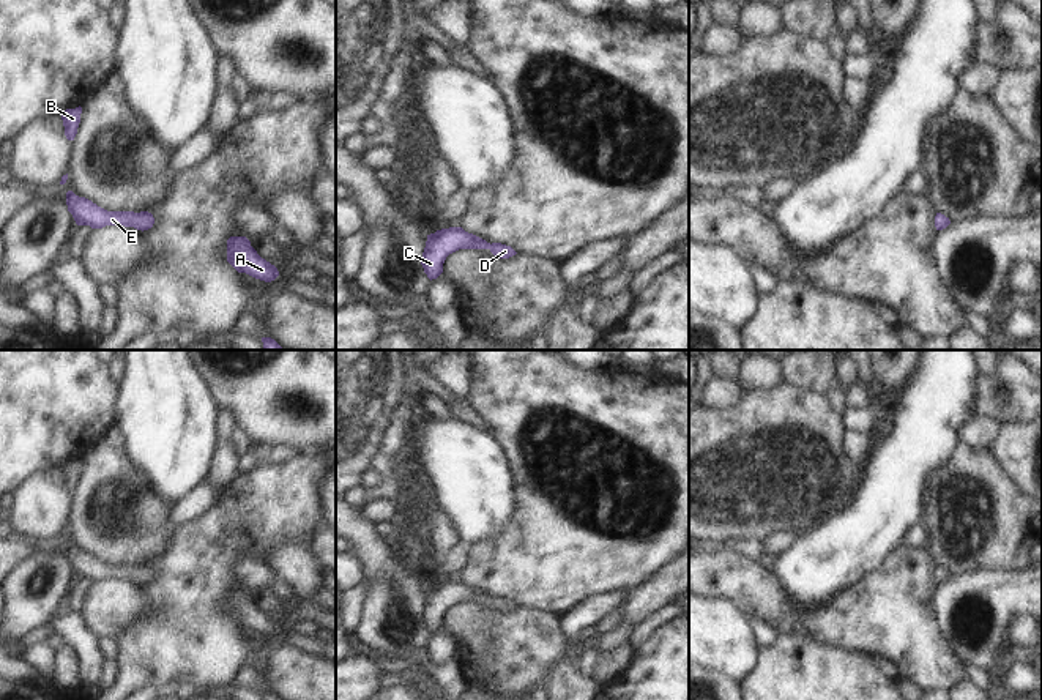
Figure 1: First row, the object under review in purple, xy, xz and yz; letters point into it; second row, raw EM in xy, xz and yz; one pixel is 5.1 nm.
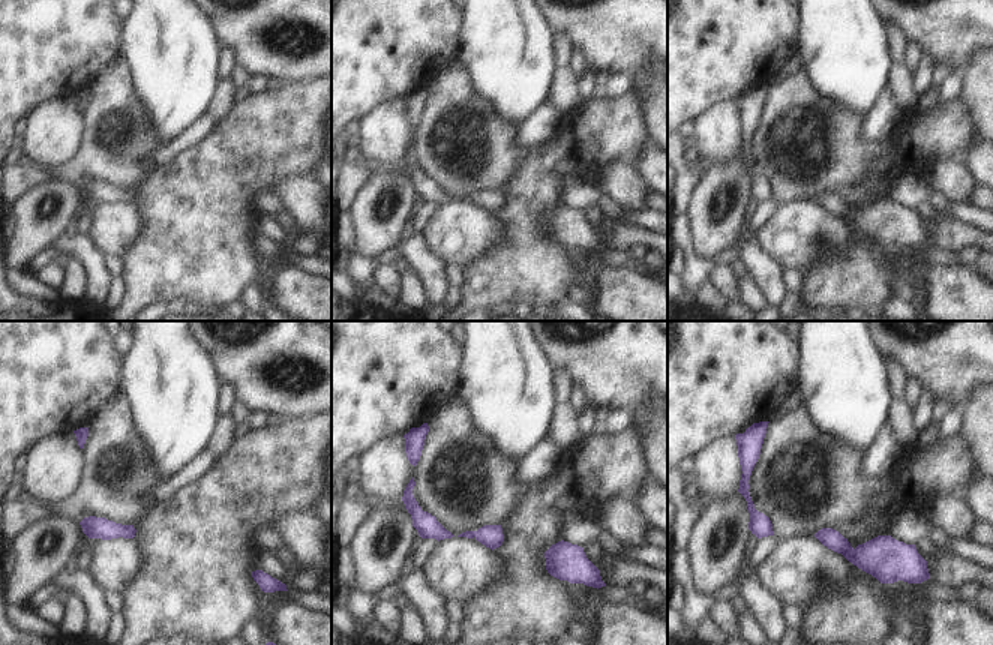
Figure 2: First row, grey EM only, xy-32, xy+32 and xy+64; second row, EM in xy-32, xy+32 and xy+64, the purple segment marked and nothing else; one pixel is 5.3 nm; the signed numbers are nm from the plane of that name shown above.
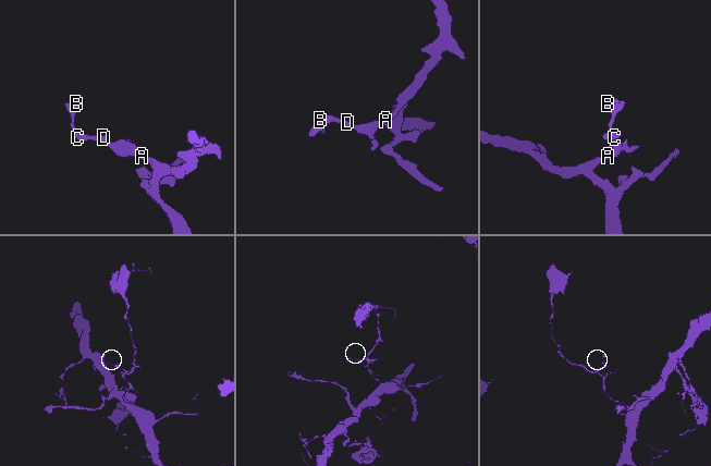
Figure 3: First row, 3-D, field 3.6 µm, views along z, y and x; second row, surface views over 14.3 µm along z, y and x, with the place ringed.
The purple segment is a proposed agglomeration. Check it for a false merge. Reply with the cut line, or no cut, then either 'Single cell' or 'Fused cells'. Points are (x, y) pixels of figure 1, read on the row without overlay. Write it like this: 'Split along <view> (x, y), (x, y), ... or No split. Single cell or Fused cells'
No split. Single cell

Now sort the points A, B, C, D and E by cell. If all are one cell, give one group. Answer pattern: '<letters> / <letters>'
A B C D E

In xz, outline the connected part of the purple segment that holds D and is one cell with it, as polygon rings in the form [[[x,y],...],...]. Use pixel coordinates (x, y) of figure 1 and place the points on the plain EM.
[[[449,580],[427,588],[421,618],[427,631],[437,632],[443,626],[446,610],[459,602],[489,602],[498,612],[509,612],[517,605],[501,596],[487,596],[486,593],[465,585],[462,580]]]

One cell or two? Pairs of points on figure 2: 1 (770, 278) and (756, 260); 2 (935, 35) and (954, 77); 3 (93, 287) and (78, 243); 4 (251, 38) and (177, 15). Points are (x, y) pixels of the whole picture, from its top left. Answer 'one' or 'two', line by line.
1: one
2: two
3: one
4: two

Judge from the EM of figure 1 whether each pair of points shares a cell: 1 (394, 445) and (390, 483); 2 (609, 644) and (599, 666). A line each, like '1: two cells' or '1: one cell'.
1: one cell
2: two cells

